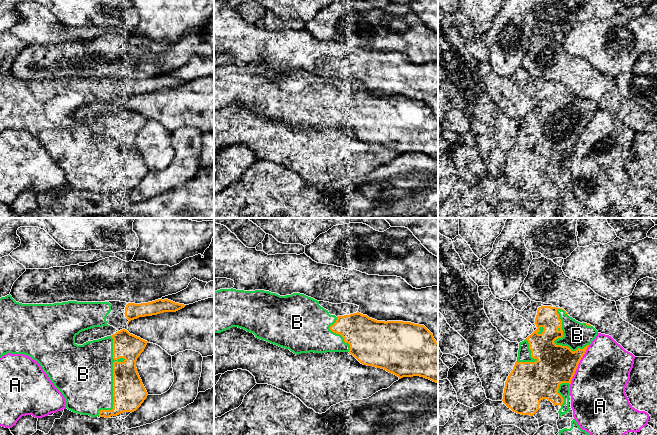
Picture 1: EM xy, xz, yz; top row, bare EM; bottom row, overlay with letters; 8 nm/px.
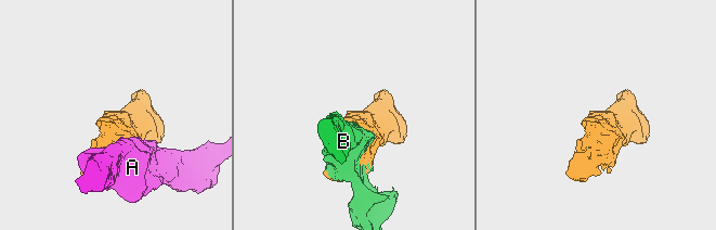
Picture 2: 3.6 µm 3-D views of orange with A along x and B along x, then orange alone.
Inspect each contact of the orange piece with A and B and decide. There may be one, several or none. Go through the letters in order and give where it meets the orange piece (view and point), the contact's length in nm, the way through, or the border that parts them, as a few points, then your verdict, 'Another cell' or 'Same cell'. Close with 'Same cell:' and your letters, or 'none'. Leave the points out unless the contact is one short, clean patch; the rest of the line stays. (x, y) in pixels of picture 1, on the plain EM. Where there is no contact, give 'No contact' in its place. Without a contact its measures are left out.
A: Touches orange at yz (577, 141). Shared border 360 nm. Another cell
B: Touches orange at xy (113, 157). Shared border 650 nm. Same cell
Same cell: B

